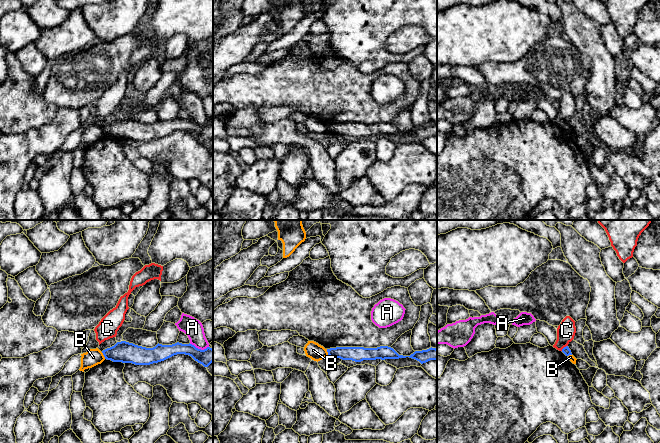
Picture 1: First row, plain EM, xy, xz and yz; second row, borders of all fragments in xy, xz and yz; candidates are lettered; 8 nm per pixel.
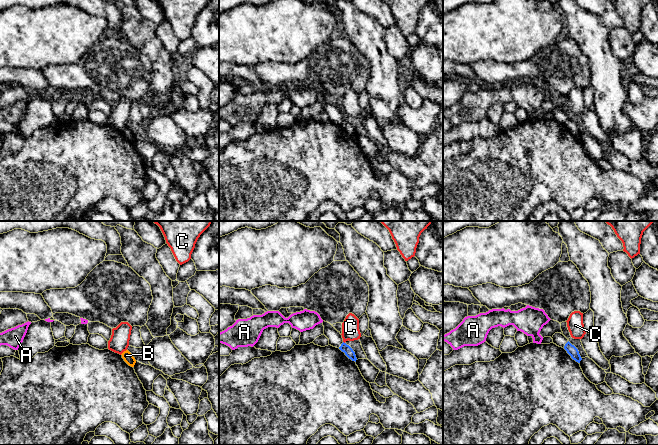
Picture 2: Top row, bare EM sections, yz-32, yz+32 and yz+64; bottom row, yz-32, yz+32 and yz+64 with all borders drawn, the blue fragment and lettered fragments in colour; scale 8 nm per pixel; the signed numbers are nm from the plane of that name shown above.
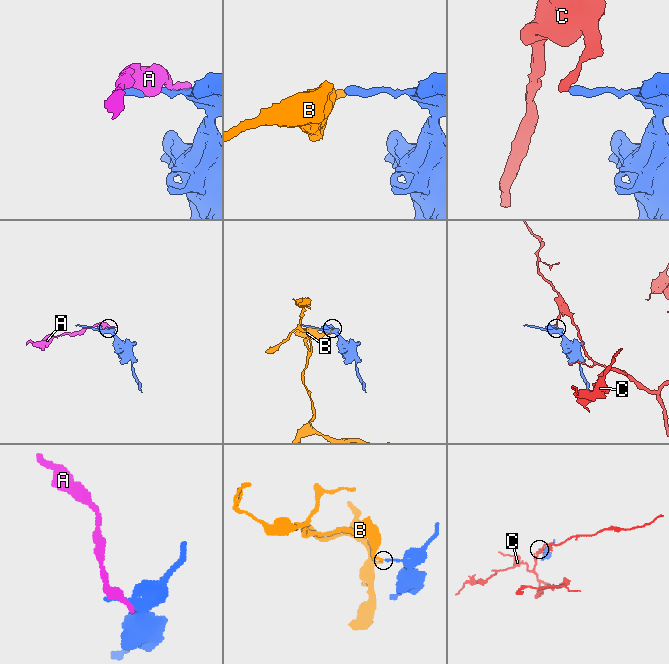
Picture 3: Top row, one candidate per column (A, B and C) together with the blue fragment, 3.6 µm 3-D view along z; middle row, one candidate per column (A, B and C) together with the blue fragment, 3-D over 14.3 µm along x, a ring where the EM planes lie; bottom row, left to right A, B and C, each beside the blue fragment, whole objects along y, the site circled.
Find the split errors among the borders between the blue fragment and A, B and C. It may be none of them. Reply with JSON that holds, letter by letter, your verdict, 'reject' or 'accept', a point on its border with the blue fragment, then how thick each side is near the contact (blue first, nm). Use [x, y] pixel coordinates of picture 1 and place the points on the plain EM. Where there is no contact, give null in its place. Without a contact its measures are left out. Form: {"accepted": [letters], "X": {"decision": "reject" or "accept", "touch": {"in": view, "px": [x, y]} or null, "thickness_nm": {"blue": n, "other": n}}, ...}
{"accepted": [], "A": {"decision": "reject", "touch": {"in": "xy", "px": [199, 125]}, "thickness_nm": {"blue": 130, "other": 160}}, "B": {"decision": "reject", "touch": {"in": "xy", "px": [103, 130]}, "thickness_nm": {"blue": 170, "other": 140}}, "C": {"decision": "reject", "touch": {"in": "yz", "px": [564, 123]}, "thickness_nm": {"blue": 60, "other": 150}}}

